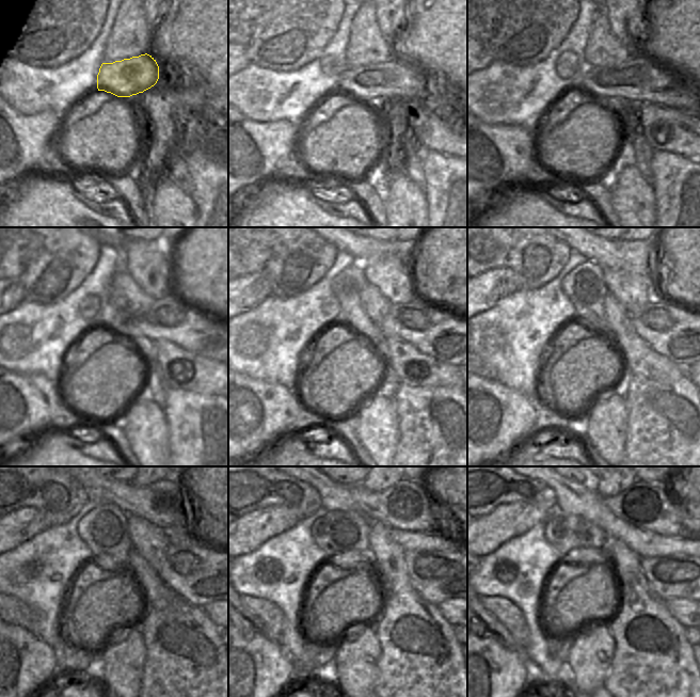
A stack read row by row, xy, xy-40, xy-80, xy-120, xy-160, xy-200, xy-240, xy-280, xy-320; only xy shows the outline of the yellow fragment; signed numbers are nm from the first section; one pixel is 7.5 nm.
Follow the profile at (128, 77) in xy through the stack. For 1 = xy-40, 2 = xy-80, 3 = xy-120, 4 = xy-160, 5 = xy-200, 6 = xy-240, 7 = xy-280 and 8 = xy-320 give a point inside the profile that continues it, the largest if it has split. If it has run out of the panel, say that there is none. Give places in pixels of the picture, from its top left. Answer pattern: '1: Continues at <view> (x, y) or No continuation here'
1: Continues at xy-40 (396, 78)
2: Continues at xy-80 (639, 80)
3: Continues at xy-120 (171, 319)
4: Continues at xy-160 (438, 333)
5: Continues at xy-200 (684, 336)
6: Continues at xy-240 (202, 574)
7: Continues at xy-280 (436, 576)
8: Continues at xy-320 (677, 576).

